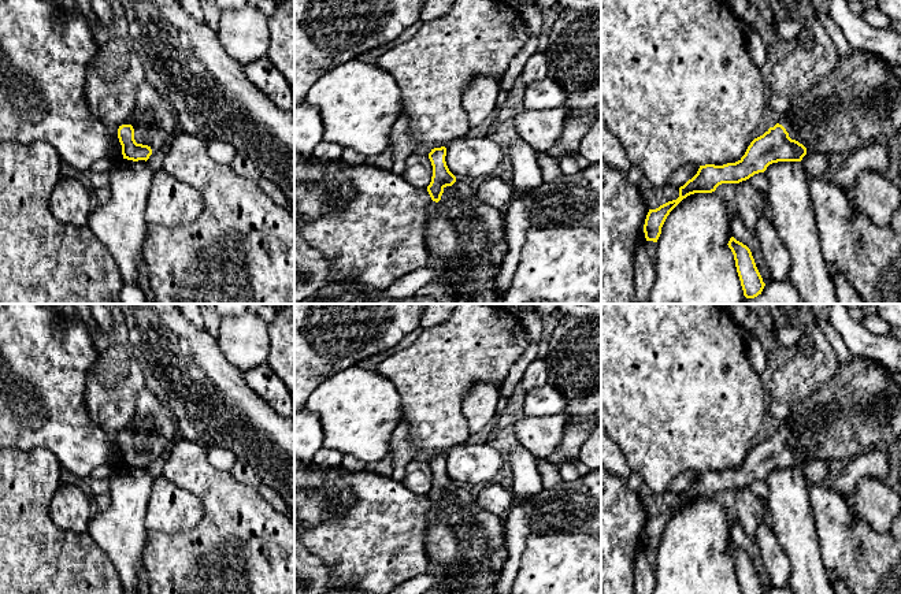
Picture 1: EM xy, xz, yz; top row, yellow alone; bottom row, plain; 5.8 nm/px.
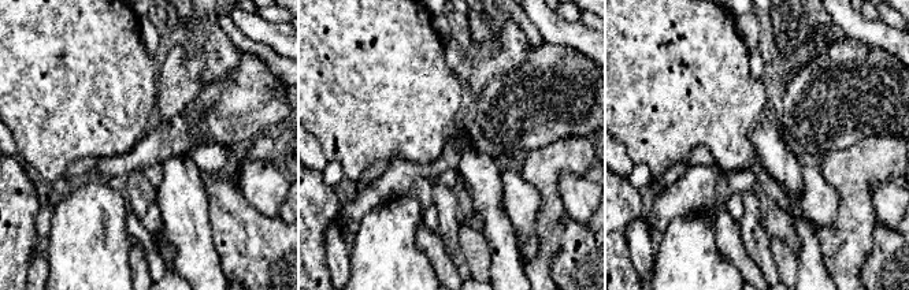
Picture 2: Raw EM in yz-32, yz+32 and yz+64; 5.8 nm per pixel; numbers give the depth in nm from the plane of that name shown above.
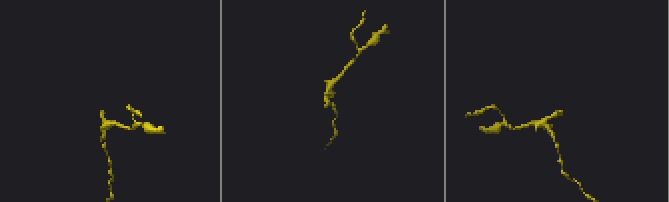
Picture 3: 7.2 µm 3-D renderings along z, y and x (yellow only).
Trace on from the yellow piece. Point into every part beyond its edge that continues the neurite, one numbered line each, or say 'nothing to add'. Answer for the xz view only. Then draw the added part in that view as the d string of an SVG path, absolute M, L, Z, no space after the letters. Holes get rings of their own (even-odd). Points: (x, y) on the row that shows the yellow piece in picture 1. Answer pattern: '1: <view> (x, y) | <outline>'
1: xz (460, 226) | M456 178L452 186L444 188L438 203L430 200L427 215L426 248L429 263L448 266L455 259L460 261L455 270L457 287L455 292L448 287L449 293L456 300L468 297L472 304L496 304L496 278L500 266L492 261L492 249L505 240L503 215L496 208L482 203L477 190L471 189L463 178Z

